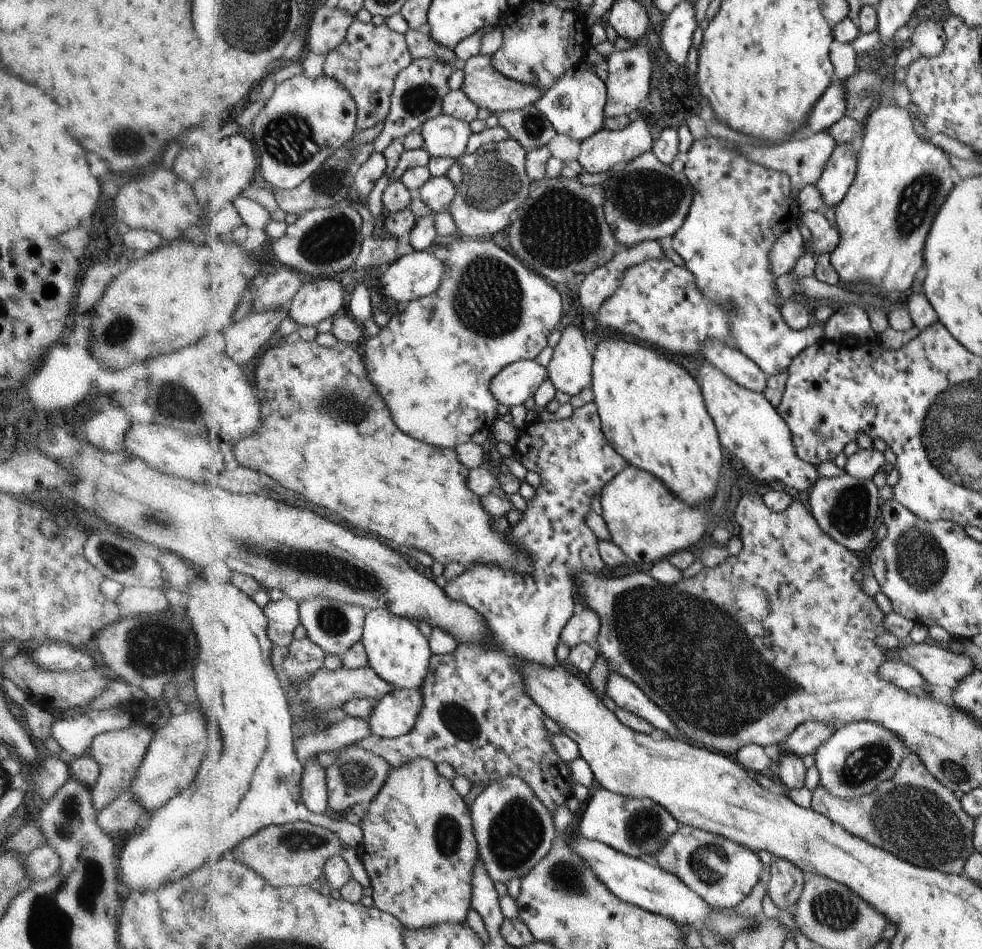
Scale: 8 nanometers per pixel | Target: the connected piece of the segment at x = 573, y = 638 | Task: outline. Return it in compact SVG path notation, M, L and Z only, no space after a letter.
M579 607L570 622L564 627L563 641L570 649L586 643L595 645L598 636L598 616L588 607Z

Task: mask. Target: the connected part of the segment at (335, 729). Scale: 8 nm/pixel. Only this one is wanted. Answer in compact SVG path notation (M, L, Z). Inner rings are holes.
M352 717L338 720L335 725L319 733L296 737L299 759L304 762L322 753L335 753L374 735L370 718Z

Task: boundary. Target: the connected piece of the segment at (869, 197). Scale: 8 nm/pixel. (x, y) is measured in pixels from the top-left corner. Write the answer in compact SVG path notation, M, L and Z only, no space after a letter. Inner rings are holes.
M897 104L876 108L867 116L866 122L862 124L862 141L857 159L859 164L855 182L834 212L840 242L830 252L830 264L837 272L842 286L869 284L879 290L873 293L878 296L892 291L904 292L912 286L912 278L924 262L922 250L926 246L935 216L956 185L954 168L946 151L916 135L908 108Z

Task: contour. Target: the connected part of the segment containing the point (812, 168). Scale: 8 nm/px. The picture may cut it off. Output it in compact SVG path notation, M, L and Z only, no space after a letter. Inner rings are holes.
M826 130L820 131L815 135L810 134L810 136L784 140L784 142L774 144L772 147L755 147L747 143L737 145L739 146L739 151L744 153L751 161L756 161L761 165L770 167L772 170L788 174L792 184L792 194L790 194L790 197L796 202L799 192L806 185L815 185L820 180L827 160L832 152L834 152L837 142L831 138L829 131Z

